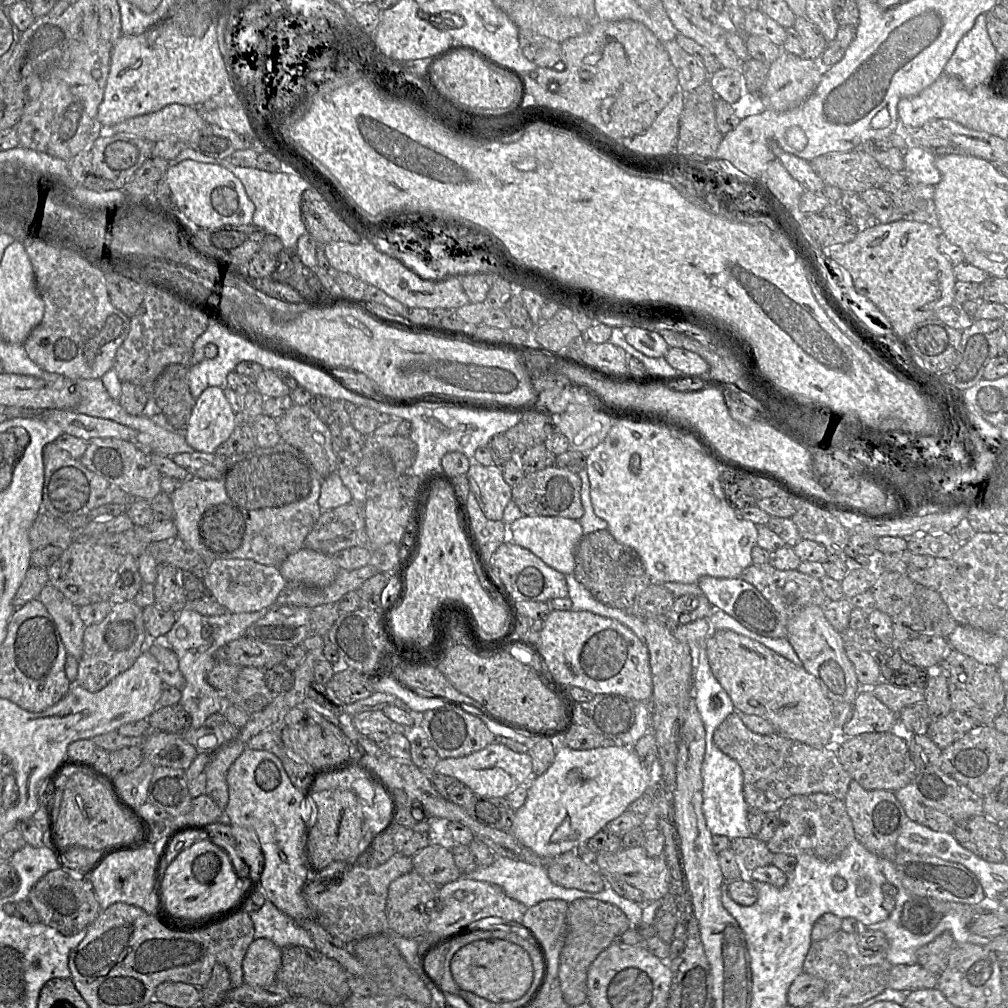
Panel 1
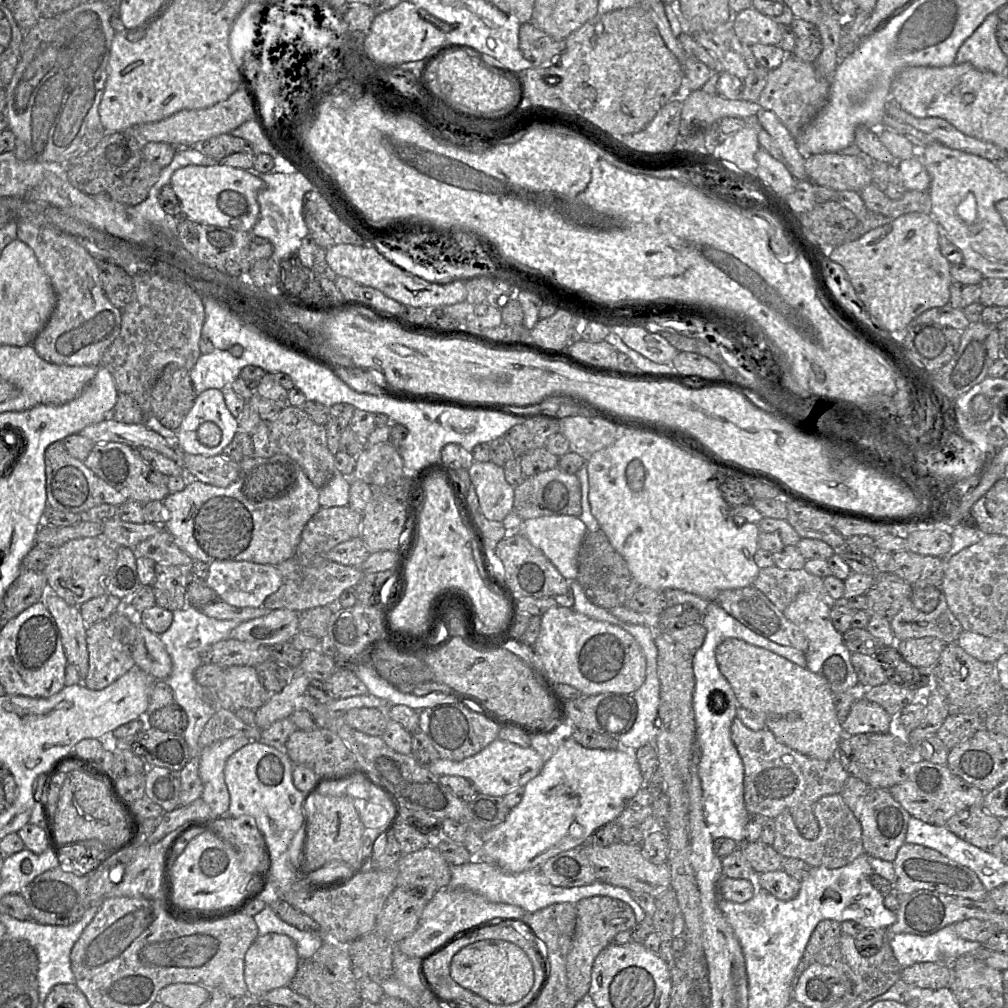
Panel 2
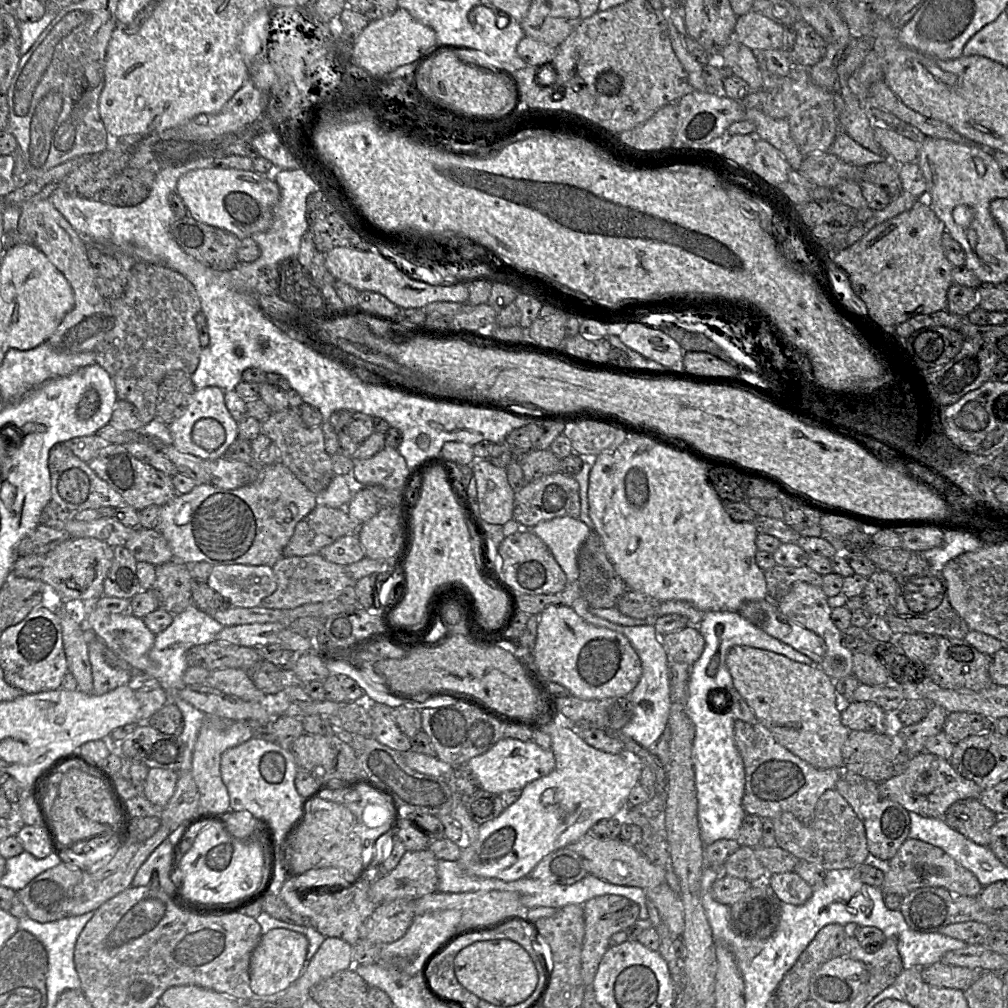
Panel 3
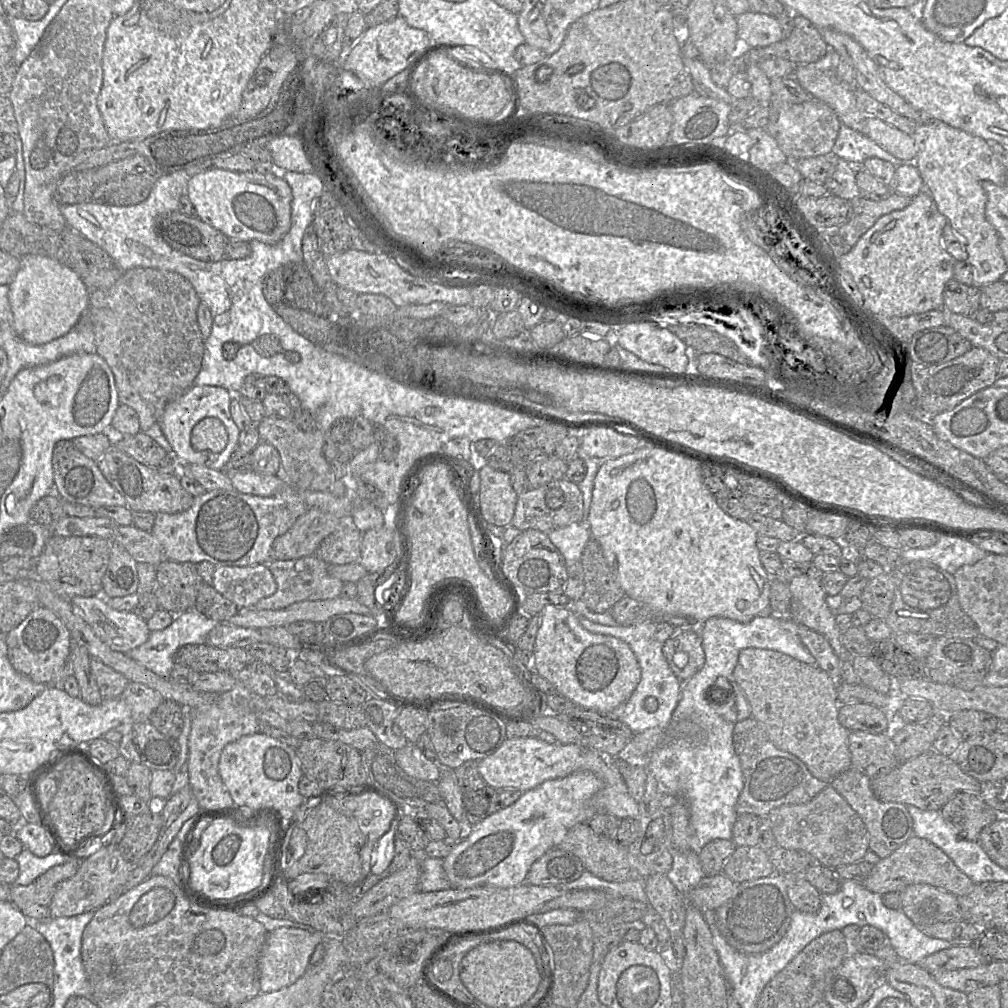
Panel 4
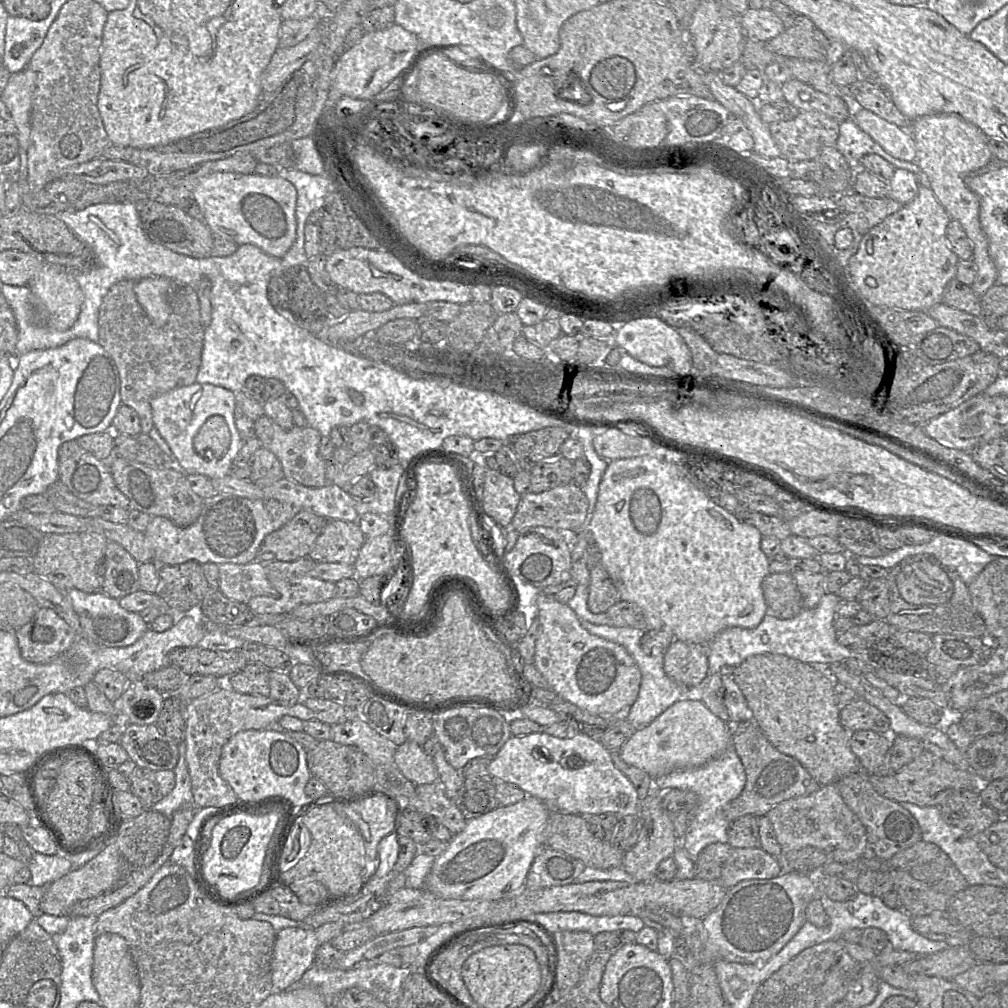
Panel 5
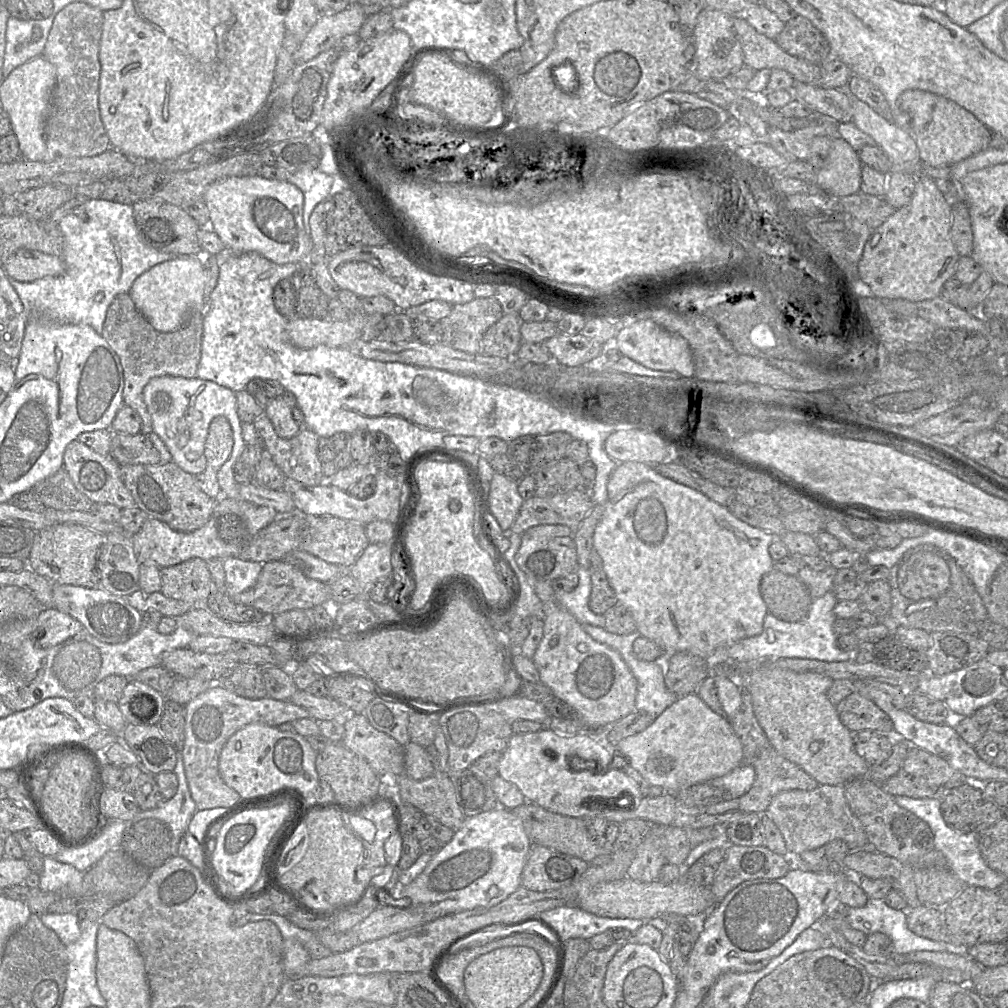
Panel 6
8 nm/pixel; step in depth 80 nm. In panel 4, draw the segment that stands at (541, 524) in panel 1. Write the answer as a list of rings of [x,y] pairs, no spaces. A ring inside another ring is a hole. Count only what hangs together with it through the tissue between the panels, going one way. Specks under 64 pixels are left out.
[[[572,523],[547,533],[565,559],[566,566],[580,561],[583,549],[591,537],[588,525]]]

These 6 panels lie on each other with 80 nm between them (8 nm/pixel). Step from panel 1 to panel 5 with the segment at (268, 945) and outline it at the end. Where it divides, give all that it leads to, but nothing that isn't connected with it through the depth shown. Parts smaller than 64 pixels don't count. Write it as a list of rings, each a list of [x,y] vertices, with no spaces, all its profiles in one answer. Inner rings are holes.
[[[343,922],[327,923],[318,928],[285,928],[277,932],[271,963],[274,992],[288,990],[298,982],[303,974],[316,963],[316,951],[324,943],[330,943],[339,936],[349,924]]]

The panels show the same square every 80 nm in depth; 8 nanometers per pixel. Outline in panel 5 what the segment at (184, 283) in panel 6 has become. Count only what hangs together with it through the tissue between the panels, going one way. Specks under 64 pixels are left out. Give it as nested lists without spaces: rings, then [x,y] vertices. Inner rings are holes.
[[[147,277],[136,282],[134,287],[137,301],[158,327],[164,326],[171,314],[170,286],[171,280],[166,277]]]

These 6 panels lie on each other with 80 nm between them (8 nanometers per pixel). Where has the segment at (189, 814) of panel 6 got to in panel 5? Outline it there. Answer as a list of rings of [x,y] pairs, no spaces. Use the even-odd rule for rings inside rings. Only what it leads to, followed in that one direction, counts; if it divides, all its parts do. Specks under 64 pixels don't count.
[[[182,741],[181,759],[178,758],[177,764],[173,769],[175,774],[175,786],[172,791],[155,803],[151,810],[171,817],[174,812],[182,806],[193,805],[193,795],[191,792],[191,780],[189,777],[185,760],[186,743]]]

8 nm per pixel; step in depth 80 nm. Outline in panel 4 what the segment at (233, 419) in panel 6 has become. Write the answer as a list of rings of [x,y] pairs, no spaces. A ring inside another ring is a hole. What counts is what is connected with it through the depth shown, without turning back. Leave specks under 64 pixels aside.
[[[193,385],[176,400],[168,403],[158,421],[161,429],[173,448],[173,456],[178,464],[203,464],[214,470],[225,470],[234,450],[239,447],[240,430],[232,419],[230,403],[231,392],[220,386]],[[206,417],[216,417],[222,421],[228,433],[228,443],[220,453],[197,451],[191,445],[194,426]]]

